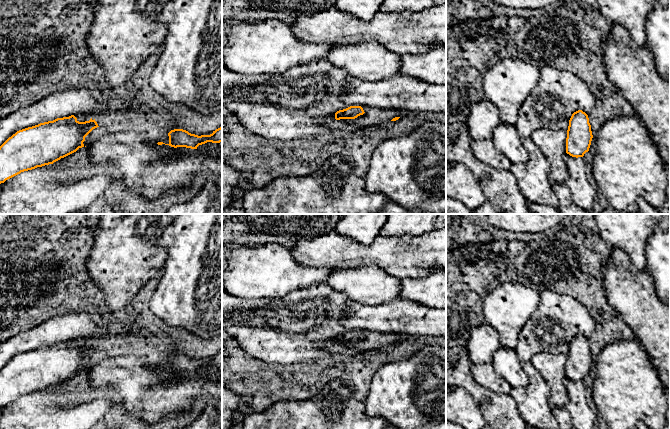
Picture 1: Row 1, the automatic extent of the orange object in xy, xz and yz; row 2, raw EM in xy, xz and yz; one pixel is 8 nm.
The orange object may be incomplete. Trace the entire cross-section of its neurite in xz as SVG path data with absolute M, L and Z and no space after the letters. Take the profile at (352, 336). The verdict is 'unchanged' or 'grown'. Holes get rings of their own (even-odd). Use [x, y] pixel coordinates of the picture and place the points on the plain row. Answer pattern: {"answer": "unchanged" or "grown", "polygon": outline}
{"answer": "unchanged", "polygon": "M350 330L346 333L339 334L335 337L335 343L355 343L365 336L361 330Z"}

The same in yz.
{"answer": "unchanged", "polygon": "M582 334L574 336L569 344L566 362L566 377L583 381L589 375L593 359L588 339Z"}

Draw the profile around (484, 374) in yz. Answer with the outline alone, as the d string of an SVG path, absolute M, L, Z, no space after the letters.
M492 362L486 364L472 364L471 372L474 380L487 390L498 395L510 395L512 389L511 385L496 374Z

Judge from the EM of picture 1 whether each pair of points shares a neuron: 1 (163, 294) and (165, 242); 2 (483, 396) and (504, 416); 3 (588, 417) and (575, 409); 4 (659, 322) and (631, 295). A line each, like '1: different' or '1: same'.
1: same
2: same
3: same
4: same

